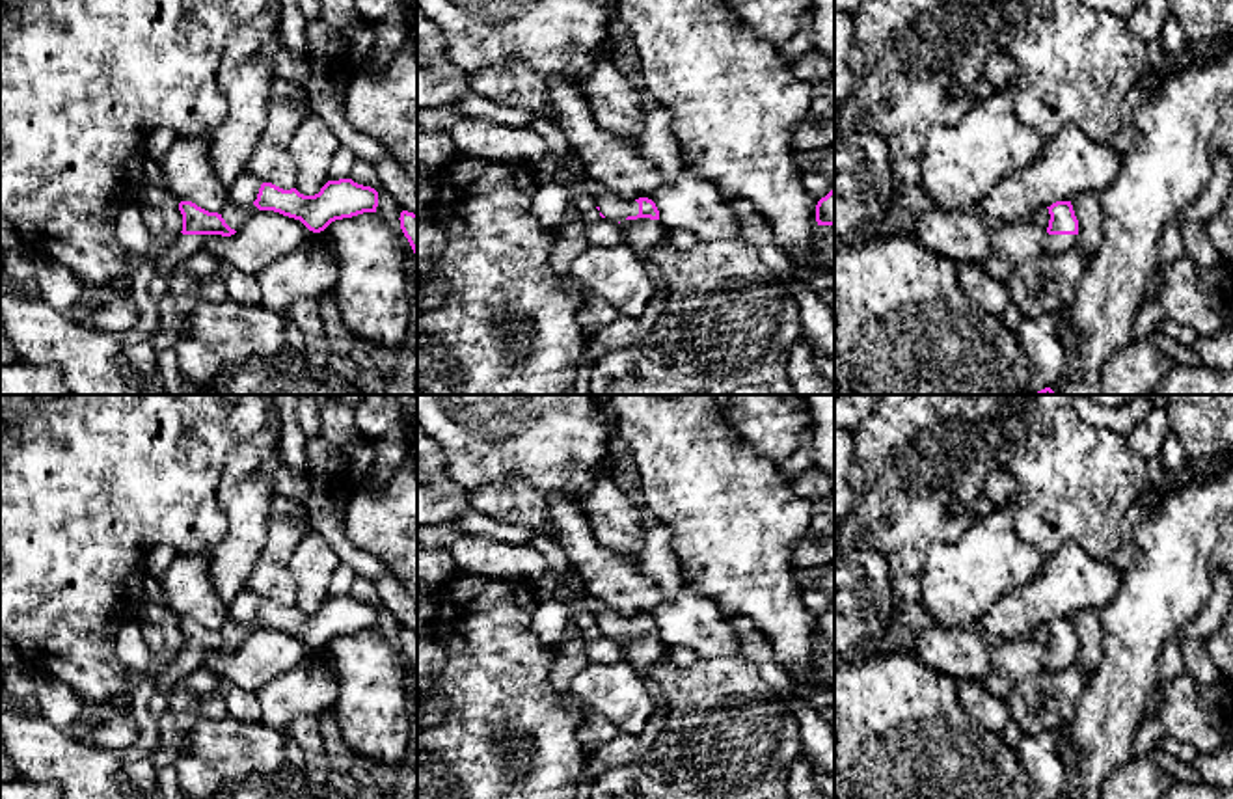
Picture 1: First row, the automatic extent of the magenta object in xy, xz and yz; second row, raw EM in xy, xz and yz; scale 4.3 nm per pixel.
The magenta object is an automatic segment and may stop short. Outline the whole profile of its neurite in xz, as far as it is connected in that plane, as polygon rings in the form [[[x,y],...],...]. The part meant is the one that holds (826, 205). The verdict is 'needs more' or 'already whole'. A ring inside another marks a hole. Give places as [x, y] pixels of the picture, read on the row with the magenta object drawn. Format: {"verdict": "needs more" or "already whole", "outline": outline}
{"verdict": "already whole", "outline": [[[834,190],[818,201],[816,222],[818,225],[834,225]]]}

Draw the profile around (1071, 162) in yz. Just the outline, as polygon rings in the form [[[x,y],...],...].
[[[1067,123],[1045,140],[1036,160],[996,183],[978,205],[1002,223],[1030,222],[1036,210],[1056,201],[1106,190],[1121,162],[1108,142],[1101,143]]]

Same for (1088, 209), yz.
[[[1084,192],[1071,201],[1078,220],[1077,244],[1084,253],[1095,253],[1103,242],[1103,205],[1101,192]]]

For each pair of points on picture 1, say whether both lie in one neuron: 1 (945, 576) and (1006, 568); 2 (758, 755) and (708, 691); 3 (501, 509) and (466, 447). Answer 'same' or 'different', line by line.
1: same
2: same
3: different

